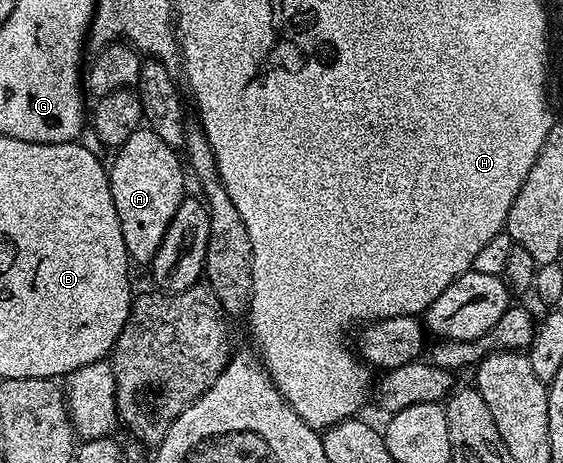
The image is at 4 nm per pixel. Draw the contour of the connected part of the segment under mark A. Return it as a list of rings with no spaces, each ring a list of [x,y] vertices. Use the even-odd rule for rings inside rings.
[[[146,126],[129,135],[114,156],[115,161],[109,164],[109,175],[113,206],[117,206],[117,218],[121,222],[121,238],[125,238],[128,257],[136,265],[147,266],[157,254],[169,224],[184,200],[185,164],[176,149],[165,146],[165,142]]]

